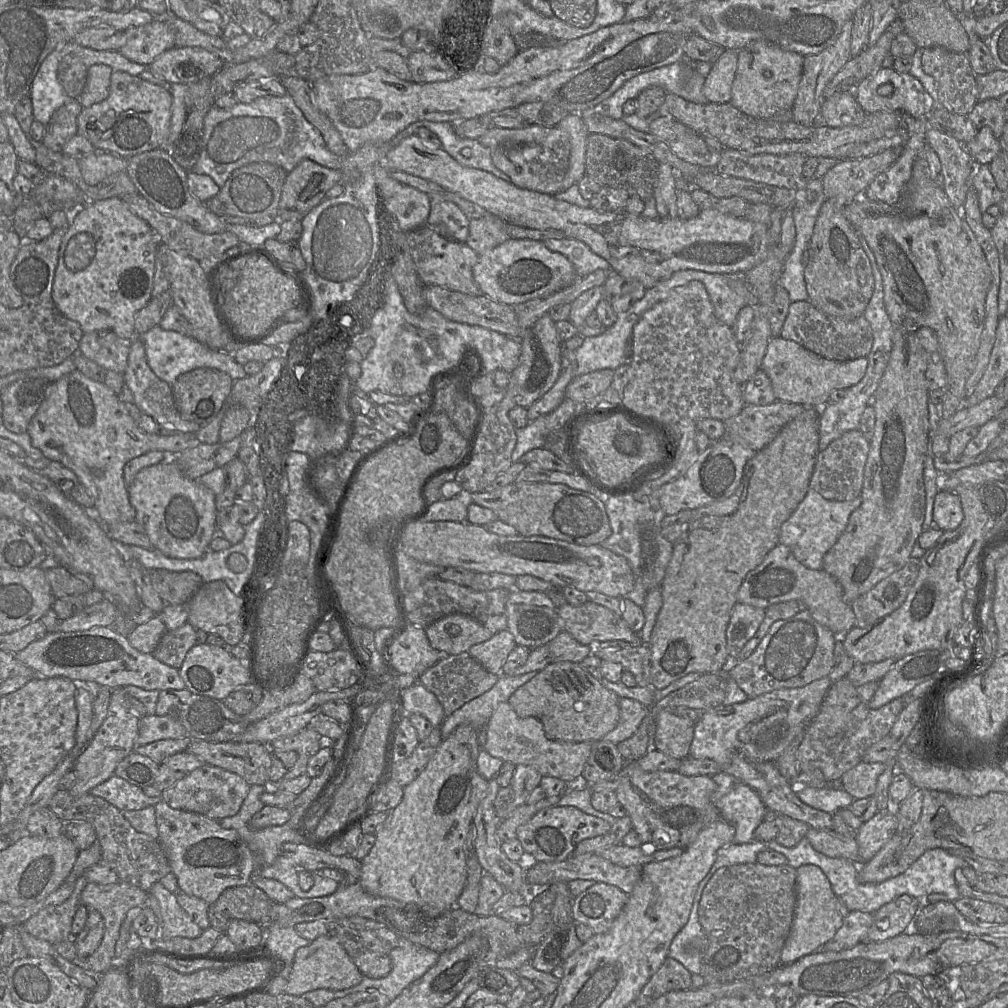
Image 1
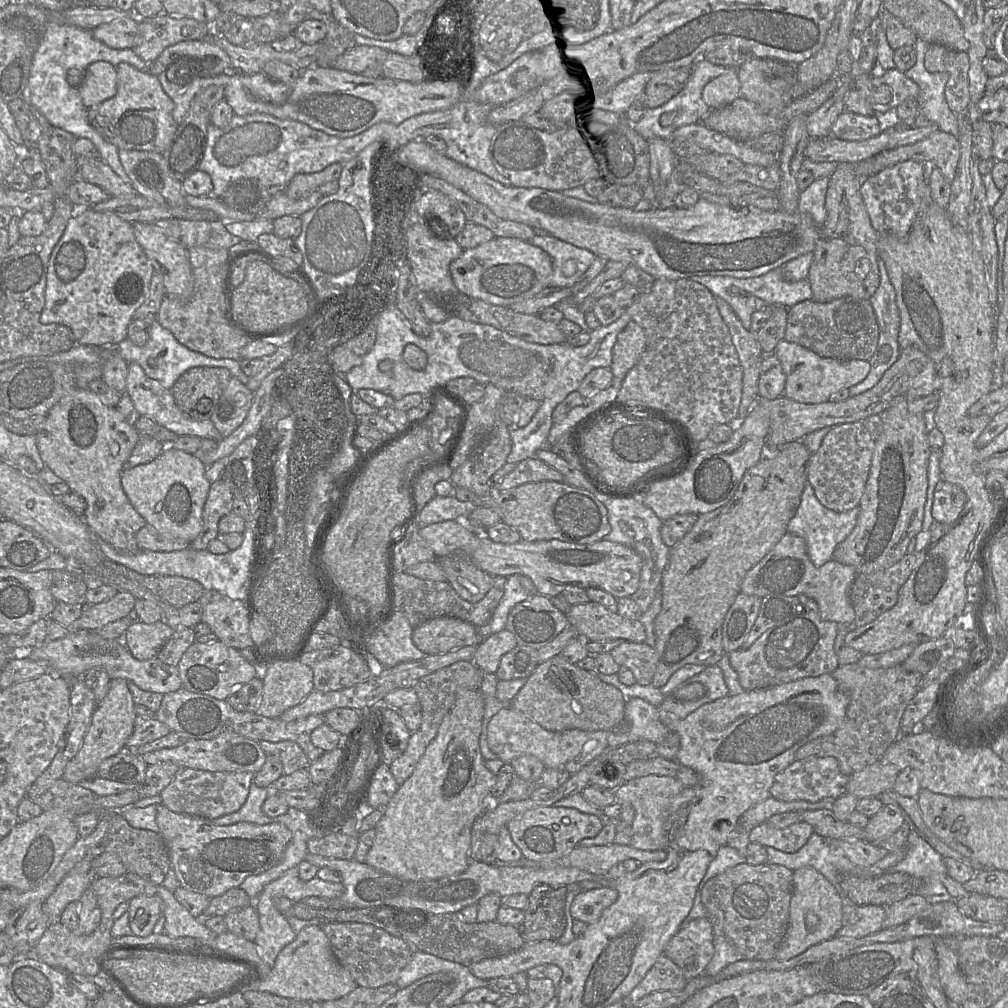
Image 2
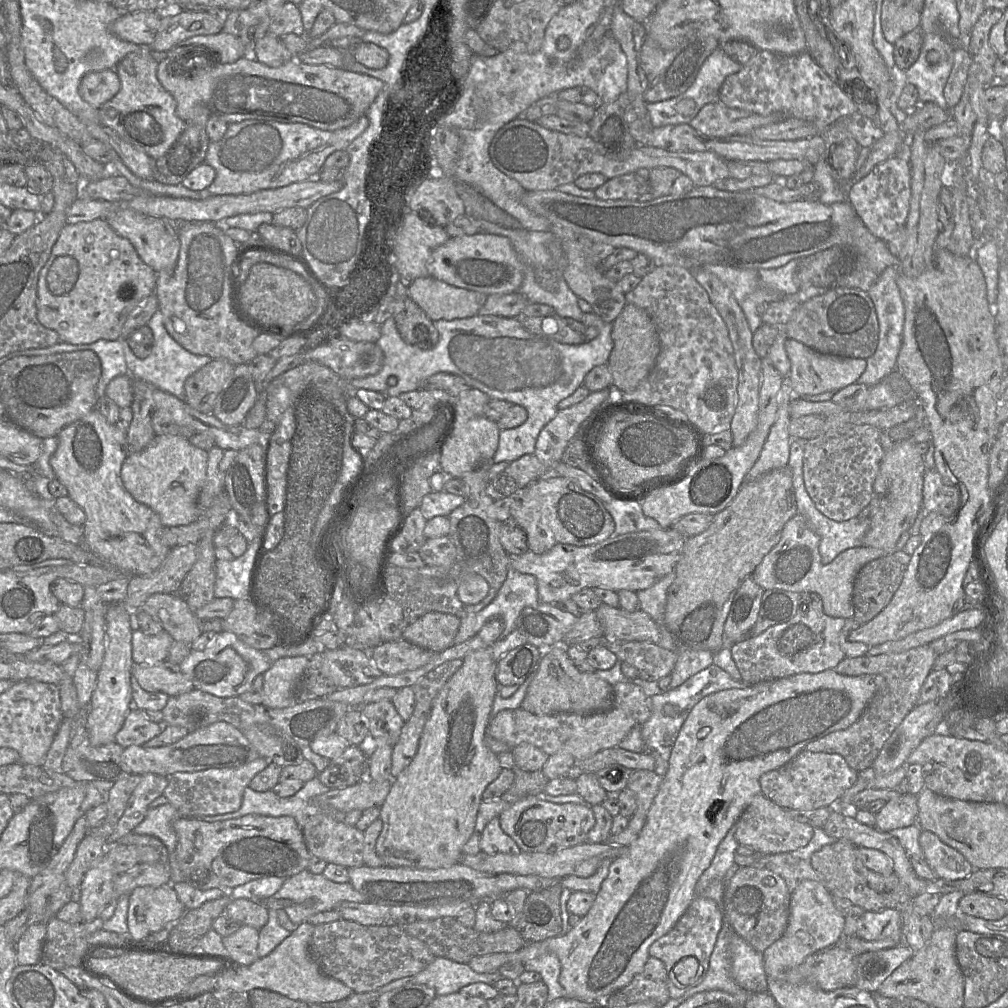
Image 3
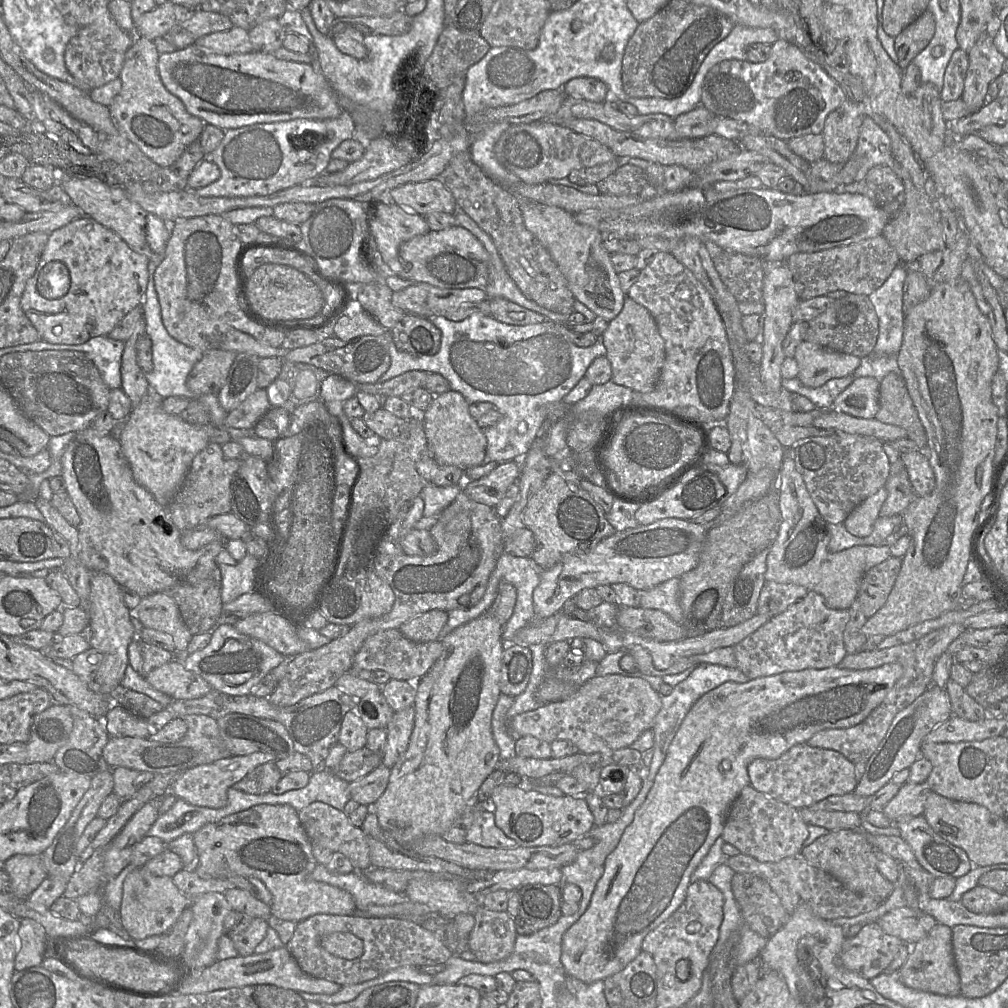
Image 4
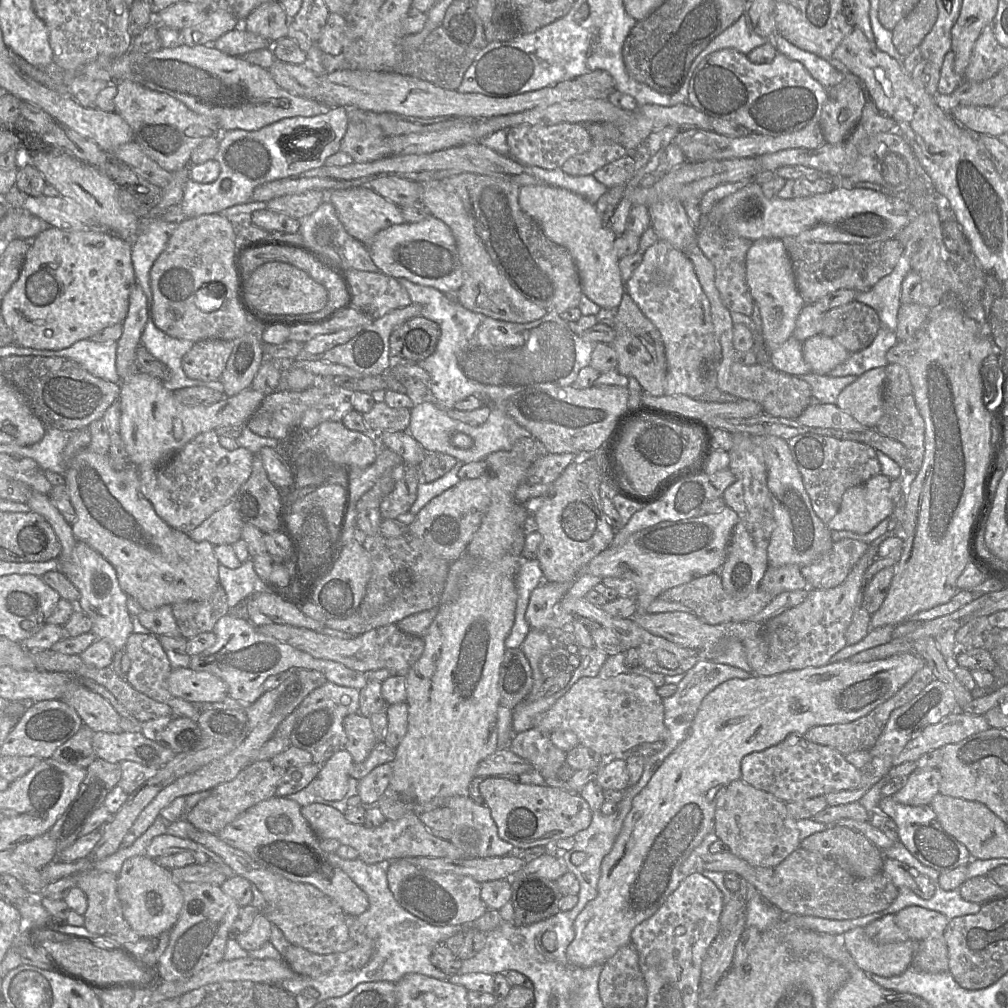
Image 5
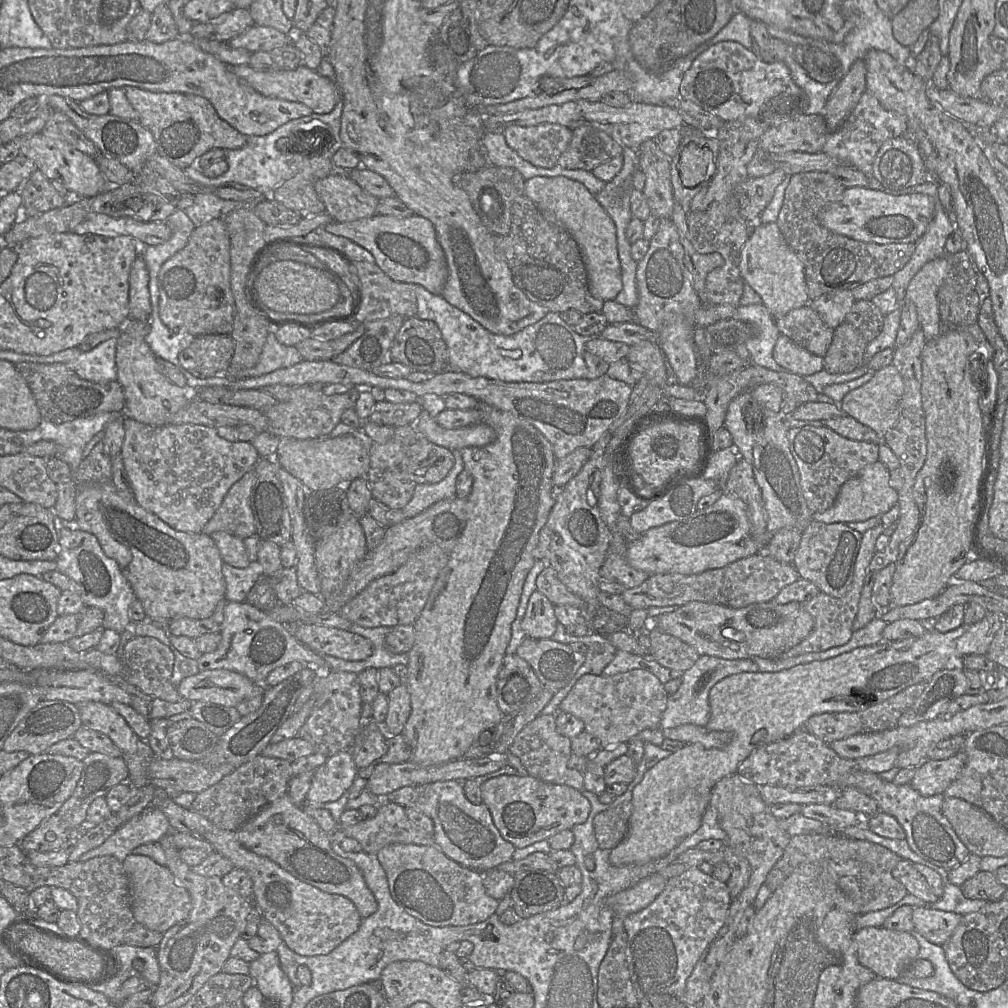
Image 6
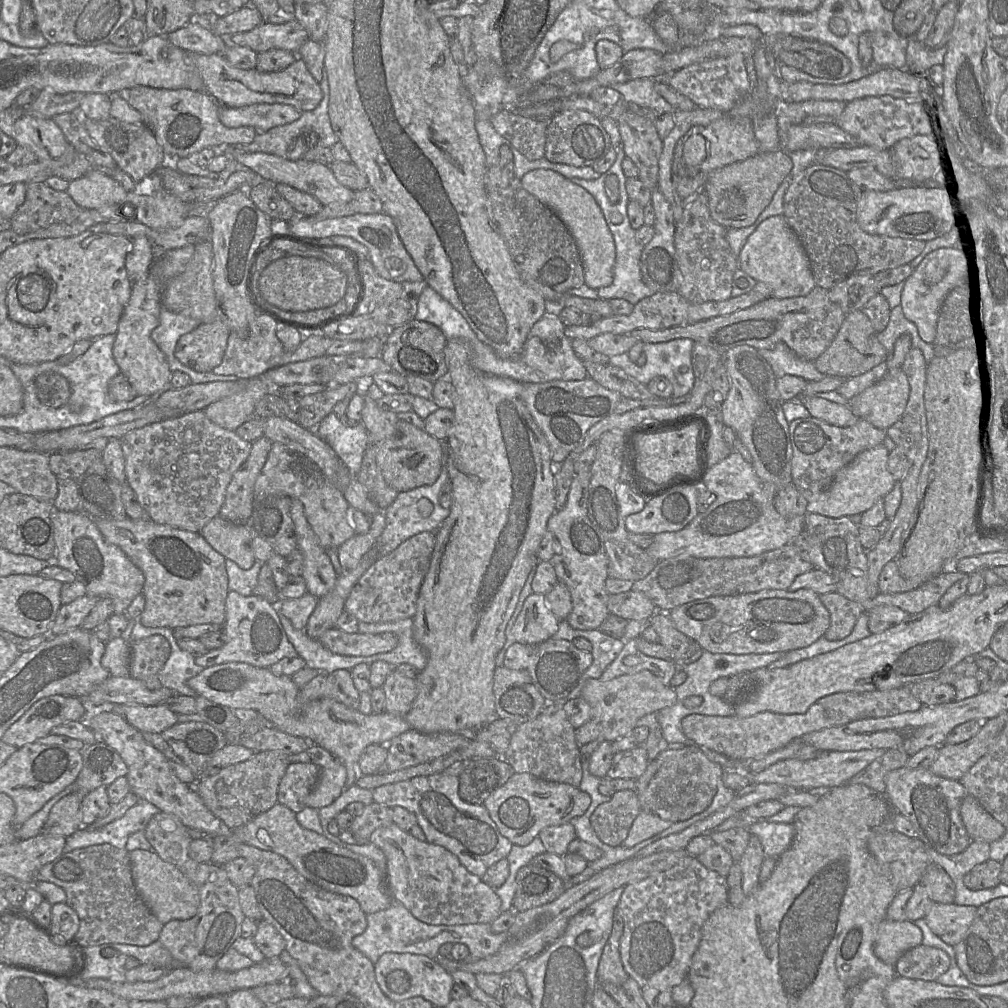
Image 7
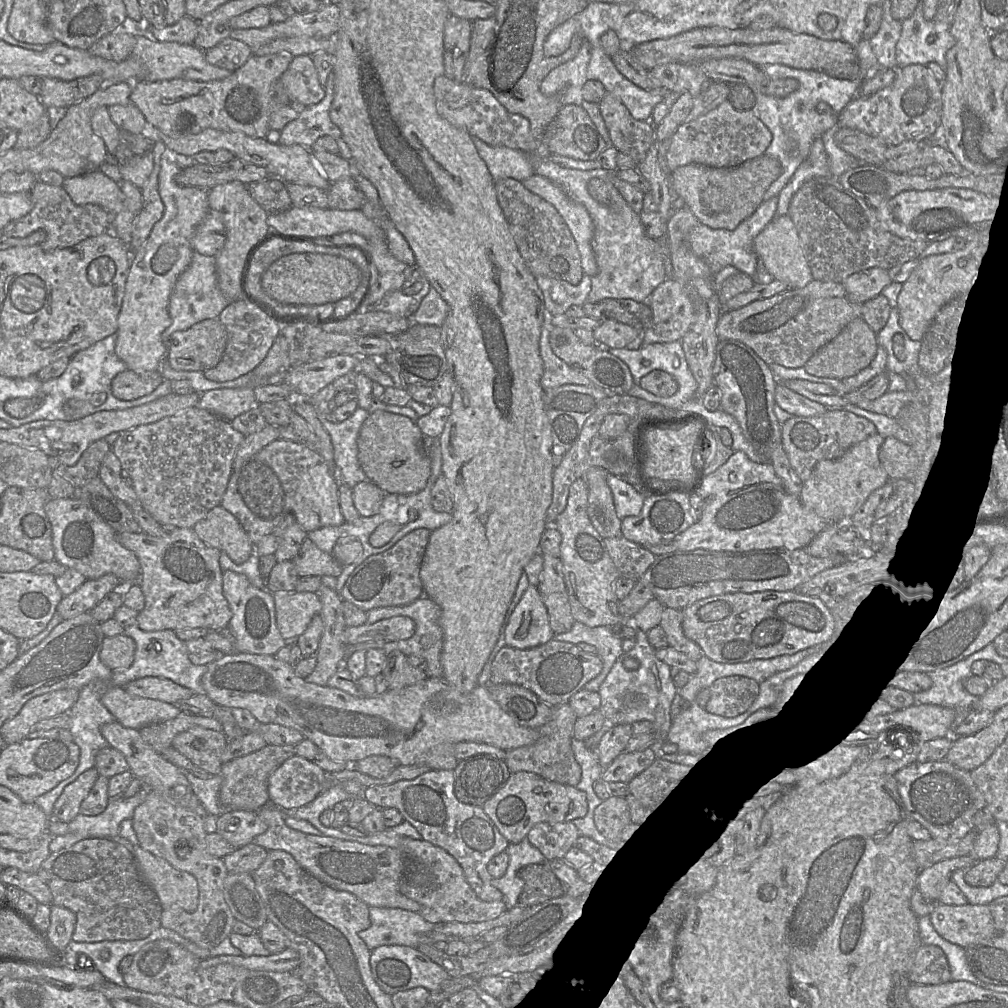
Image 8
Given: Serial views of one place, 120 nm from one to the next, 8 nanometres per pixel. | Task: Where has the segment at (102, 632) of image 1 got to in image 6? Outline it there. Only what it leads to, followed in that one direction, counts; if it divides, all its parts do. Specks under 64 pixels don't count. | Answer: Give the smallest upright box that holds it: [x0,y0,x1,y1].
[176,670,267,707]

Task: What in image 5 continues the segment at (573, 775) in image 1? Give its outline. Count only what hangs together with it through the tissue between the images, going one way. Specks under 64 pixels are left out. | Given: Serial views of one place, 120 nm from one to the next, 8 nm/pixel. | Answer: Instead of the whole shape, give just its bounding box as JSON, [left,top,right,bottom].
[533,674,666,758]

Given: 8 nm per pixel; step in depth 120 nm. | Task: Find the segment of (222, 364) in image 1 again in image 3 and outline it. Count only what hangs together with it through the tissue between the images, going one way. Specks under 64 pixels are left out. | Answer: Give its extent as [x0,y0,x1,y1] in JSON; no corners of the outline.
[119,309,213,401]

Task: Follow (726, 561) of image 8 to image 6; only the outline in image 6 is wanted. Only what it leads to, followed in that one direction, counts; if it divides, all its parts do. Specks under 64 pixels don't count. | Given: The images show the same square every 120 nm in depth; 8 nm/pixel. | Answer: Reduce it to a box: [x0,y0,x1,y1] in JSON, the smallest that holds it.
[621,550,799,610]

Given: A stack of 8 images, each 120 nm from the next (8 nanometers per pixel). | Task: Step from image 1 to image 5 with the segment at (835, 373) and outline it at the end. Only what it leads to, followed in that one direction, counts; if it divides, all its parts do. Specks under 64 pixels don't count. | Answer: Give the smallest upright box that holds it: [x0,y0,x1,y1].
[802,334,850,375]

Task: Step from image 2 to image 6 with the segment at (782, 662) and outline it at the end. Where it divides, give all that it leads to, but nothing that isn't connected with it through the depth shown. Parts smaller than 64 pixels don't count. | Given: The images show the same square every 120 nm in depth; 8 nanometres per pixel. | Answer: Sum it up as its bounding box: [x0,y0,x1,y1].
[781,524,883,659]

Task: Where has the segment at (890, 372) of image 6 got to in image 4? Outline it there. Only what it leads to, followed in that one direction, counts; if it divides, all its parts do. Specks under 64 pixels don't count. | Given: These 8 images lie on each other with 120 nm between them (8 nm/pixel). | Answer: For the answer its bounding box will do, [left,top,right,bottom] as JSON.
[833,377,880,418]

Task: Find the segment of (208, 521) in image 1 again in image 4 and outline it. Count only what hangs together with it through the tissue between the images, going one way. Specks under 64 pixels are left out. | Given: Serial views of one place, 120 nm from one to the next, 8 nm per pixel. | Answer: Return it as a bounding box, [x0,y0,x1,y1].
[119,392,212,507]

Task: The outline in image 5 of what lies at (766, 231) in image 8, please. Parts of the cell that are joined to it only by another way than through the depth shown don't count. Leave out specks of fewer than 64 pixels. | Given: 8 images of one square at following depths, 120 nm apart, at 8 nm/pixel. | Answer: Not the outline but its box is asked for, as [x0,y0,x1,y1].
[746,238,805,353]

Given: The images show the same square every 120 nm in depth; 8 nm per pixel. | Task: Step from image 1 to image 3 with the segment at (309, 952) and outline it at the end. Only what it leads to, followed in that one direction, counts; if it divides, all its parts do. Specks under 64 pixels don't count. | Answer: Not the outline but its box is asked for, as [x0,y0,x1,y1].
[213,923,353,1004]

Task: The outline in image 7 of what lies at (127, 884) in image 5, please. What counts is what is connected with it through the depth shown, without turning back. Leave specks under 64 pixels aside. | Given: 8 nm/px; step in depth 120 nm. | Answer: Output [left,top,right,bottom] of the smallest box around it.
[130,849,200,925]

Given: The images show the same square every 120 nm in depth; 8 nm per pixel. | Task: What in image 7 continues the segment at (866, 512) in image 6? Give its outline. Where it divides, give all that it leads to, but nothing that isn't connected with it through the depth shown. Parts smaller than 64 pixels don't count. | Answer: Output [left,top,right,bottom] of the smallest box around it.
[807,444,895,518]

